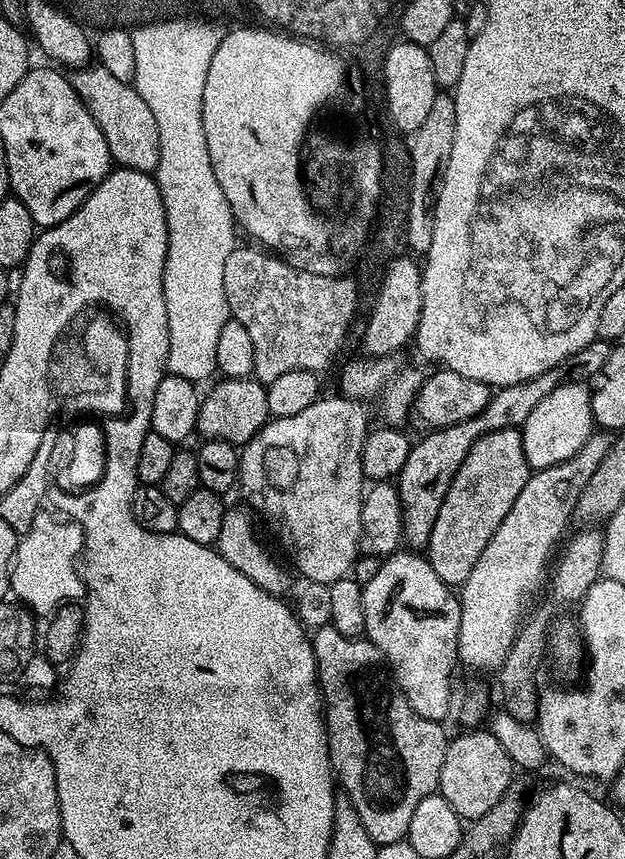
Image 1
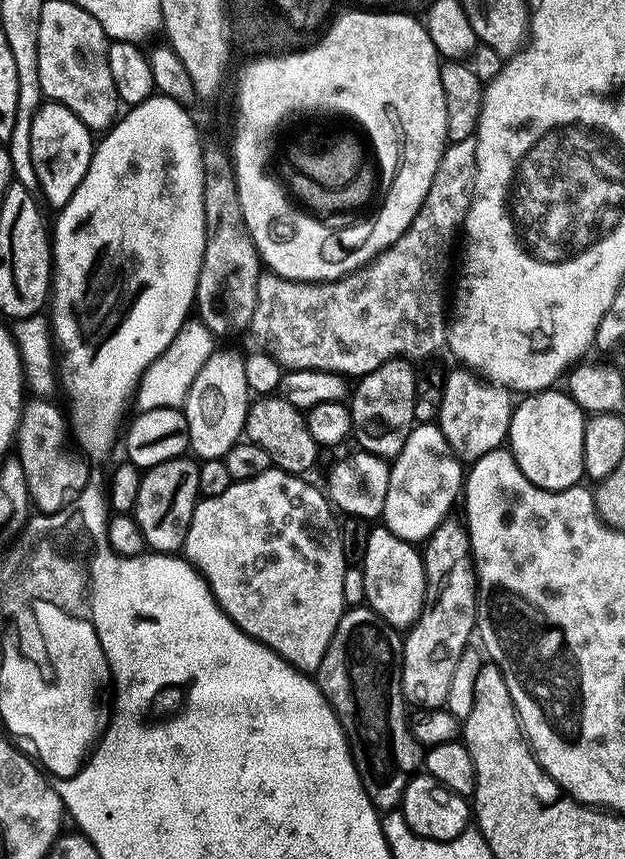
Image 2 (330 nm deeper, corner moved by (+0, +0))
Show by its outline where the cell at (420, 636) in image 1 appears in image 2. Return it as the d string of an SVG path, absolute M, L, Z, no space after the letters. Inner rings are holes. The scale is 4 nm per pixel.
M383 526L369 531L364 561L364 599L391 628L407 630L416 623L424 608L426 574L424 557L415 543L398 538Z

